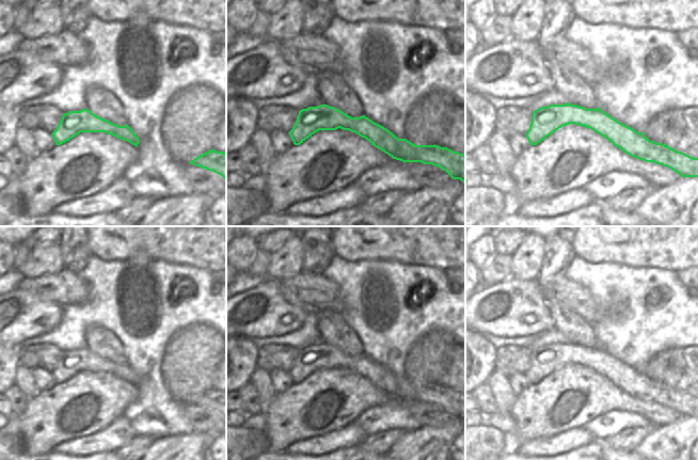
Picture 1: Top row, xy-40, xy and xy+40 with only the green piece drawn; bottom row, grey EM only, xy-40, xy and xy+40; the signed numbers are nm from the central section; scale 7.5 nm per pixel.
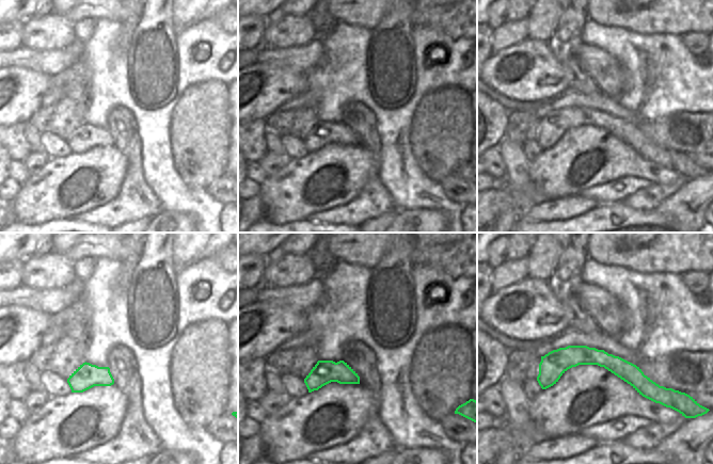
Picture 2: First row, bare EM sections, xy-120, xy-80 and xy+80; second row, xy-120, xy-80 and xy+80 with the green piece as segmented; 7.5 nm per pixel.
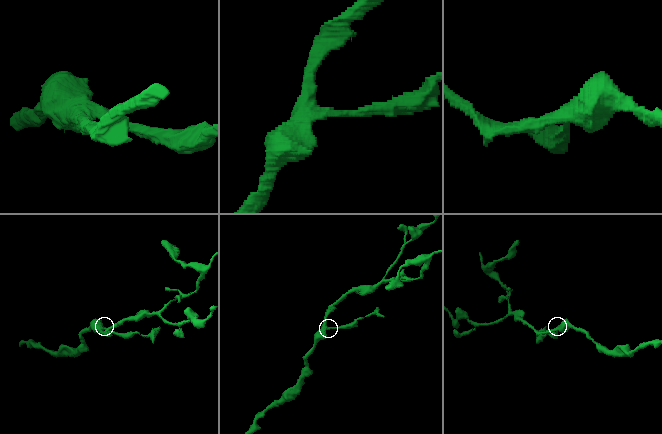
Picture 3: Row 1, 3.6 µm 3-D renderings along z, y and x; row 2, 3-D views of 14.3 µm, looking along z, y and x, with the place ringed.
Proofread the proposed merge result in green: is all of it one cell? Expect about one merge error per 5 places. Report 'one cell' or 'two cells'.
one cell

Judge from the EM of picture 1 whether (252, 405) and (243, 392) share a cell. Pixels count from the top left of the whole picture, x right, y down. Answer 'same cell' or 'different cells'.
same cell

